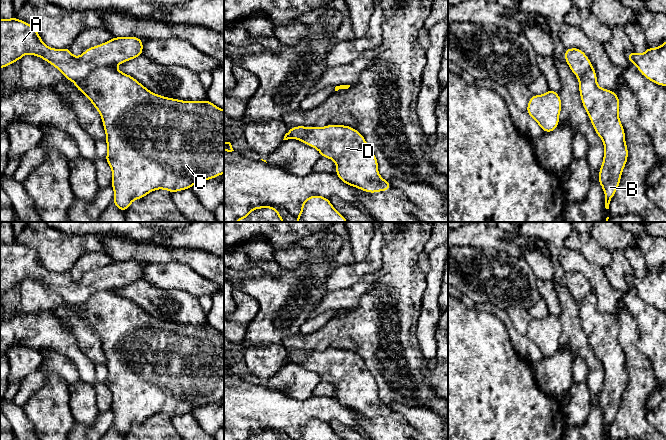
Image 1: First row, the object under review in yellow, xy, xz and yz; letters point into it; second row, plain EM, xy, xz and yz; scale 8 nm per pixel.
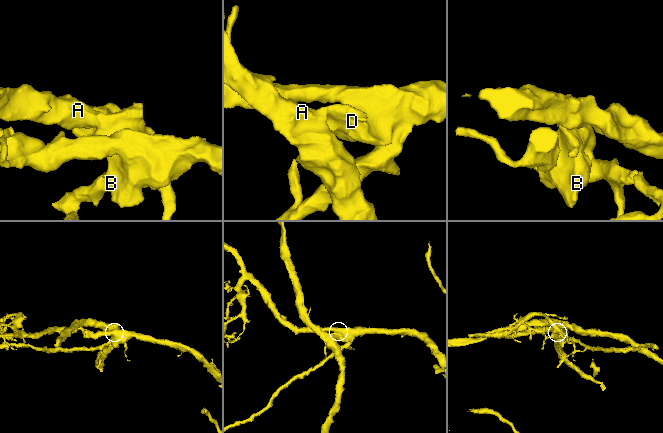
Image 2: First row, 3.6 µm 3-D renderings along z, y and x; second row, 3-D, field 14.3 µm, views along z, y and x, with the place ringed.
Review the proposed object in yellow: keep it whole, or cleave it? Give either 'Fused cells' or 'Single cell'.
Fused cells

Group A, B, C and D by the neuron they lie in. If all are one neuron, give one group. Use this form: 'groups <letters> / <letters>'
groups A / B C D

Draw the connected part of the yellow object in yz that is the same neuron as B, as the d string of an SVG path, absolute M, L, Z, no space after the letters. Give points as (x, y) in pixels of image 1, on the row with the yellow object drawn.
M593 66L578 77L578 81L583 107L604 144L598 183L604 191L605 208L609 209L610 201L619 187L622 171L628 160L625 130L618 116L619 97L616 92L598 86Z

